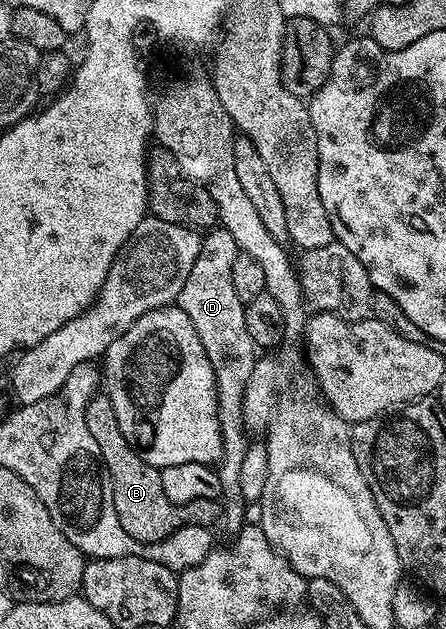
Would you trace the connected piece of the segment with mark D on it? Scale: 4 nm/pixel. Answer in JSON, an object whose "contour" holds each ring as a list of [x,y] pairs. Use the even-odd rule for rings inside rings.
{"contour":[[[212,228],[201,237],[198,260],[182,284],[182,292],[176,297],[175,305],[190,316],[190,324],[206,348],[206,356],[214,368],[216,381],[216,399],[218,400],[218,424],[224,441],[224,456],[218,466],[220,481],[228,484],[239,479],[242,460],[246,456],[249,443],[244,442],[246,434],[244,424],[244,397],[246,384],[250,384],[250,372],[254,372],[258,361],[258,347],[250,340],[250,331],[246,328],[244,302],[234,293],[233,269],[234,256],[241,253],[234,236],[223,228]]]}

